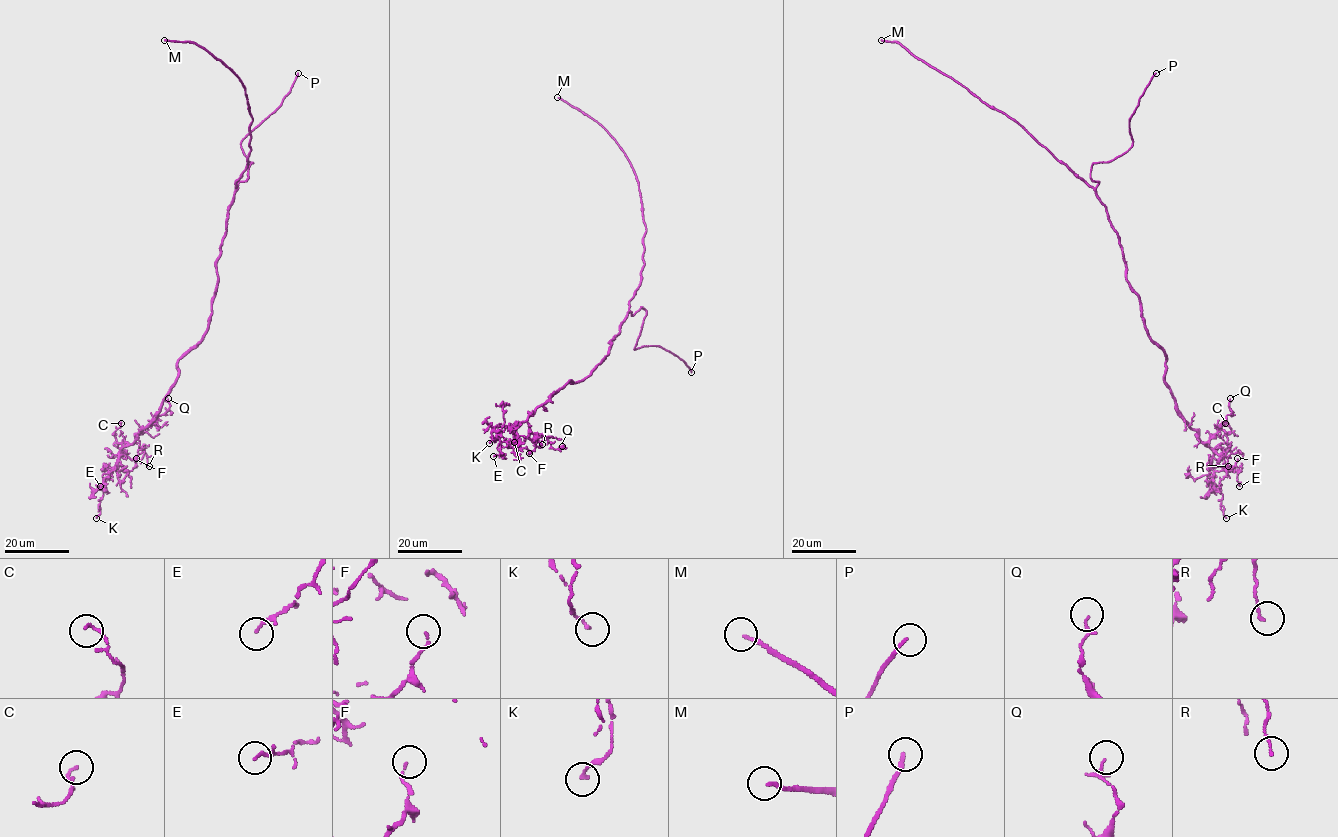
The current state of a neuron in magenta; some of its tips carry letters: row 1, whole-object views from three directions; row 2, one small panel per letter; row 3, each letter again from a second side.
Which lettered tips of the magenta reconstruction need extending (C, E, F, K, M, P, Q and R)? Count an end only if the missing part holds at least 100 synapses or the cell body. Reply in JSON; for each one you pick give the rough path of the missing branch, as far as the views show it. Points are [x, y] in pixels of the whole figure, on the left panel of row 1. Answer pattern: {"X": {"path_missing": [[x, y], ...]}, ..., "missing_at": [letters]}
{"M": {"path_missing": [[164, 40], [98, 41], [73, 15], [97, 32], [140, 39], [136, 47], [117, 50]]}, "P": {"path_missing": [[298, 73], [304, 61]]}, "missing_at": ["M", "P"]}

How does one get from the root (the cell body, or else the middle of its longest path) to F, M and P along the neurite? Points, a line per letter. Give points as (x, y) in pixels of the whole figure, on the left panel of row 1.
F: (223, 239), (205, 333), (179, 359), (176, 381), (161, 410), (119, 452), (116, 470), (131, 471), (136, 458)
M: (223, 239), (227, 207), (250, 151), (252, 118), (245, 88), (203, 47), (164, 40)
P: (223, 239), (227, 207), (238, 183), (248, 179), (252, 162), (244, 154), (240, 142), (281, 104), (298, 73)

